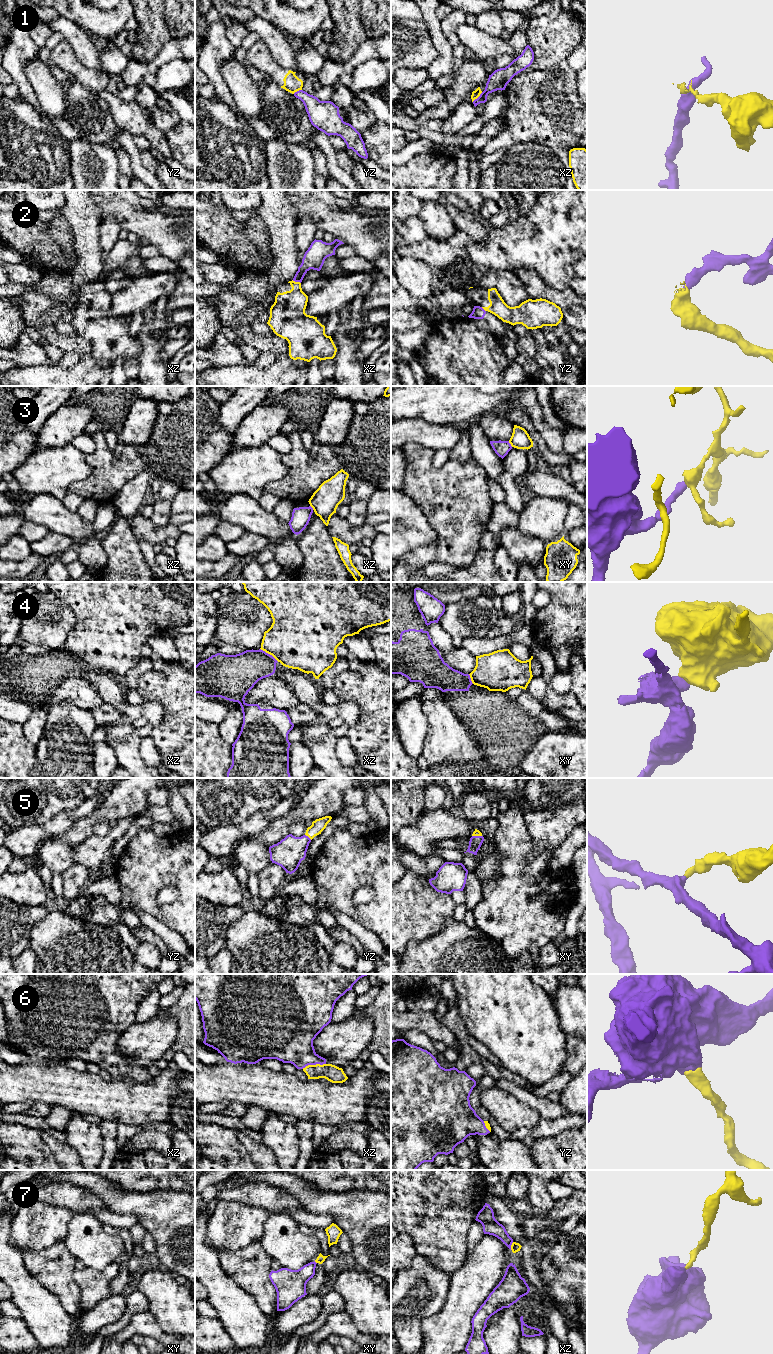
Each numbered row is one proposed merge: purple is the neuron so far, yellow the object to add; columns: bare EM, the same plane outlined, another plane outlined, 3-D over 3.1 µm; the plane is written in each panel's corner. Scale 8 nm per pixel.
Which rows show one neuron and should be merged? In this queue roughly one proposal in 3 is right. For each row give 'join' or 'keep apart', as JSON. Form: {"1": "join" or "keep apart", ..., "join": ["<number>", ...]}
{"1": "keep apart", "2": "keep apart", "3": "keep apart", "4": "keep apart", "5": "join", "6": "join", "7": "keep apart", "join": ["5", "6"]}

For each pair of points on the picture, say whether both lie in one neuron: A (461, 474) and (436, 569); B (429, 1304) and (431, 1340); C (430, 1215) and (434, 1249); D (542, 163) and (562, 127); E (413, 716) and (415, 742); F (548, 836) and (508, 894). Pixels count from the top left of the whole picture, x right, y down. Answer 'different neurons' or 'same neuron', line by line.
A: different neurons
B: different neurons
C: same neuron
D: different neurons
E: same neuron
F: different neurons

